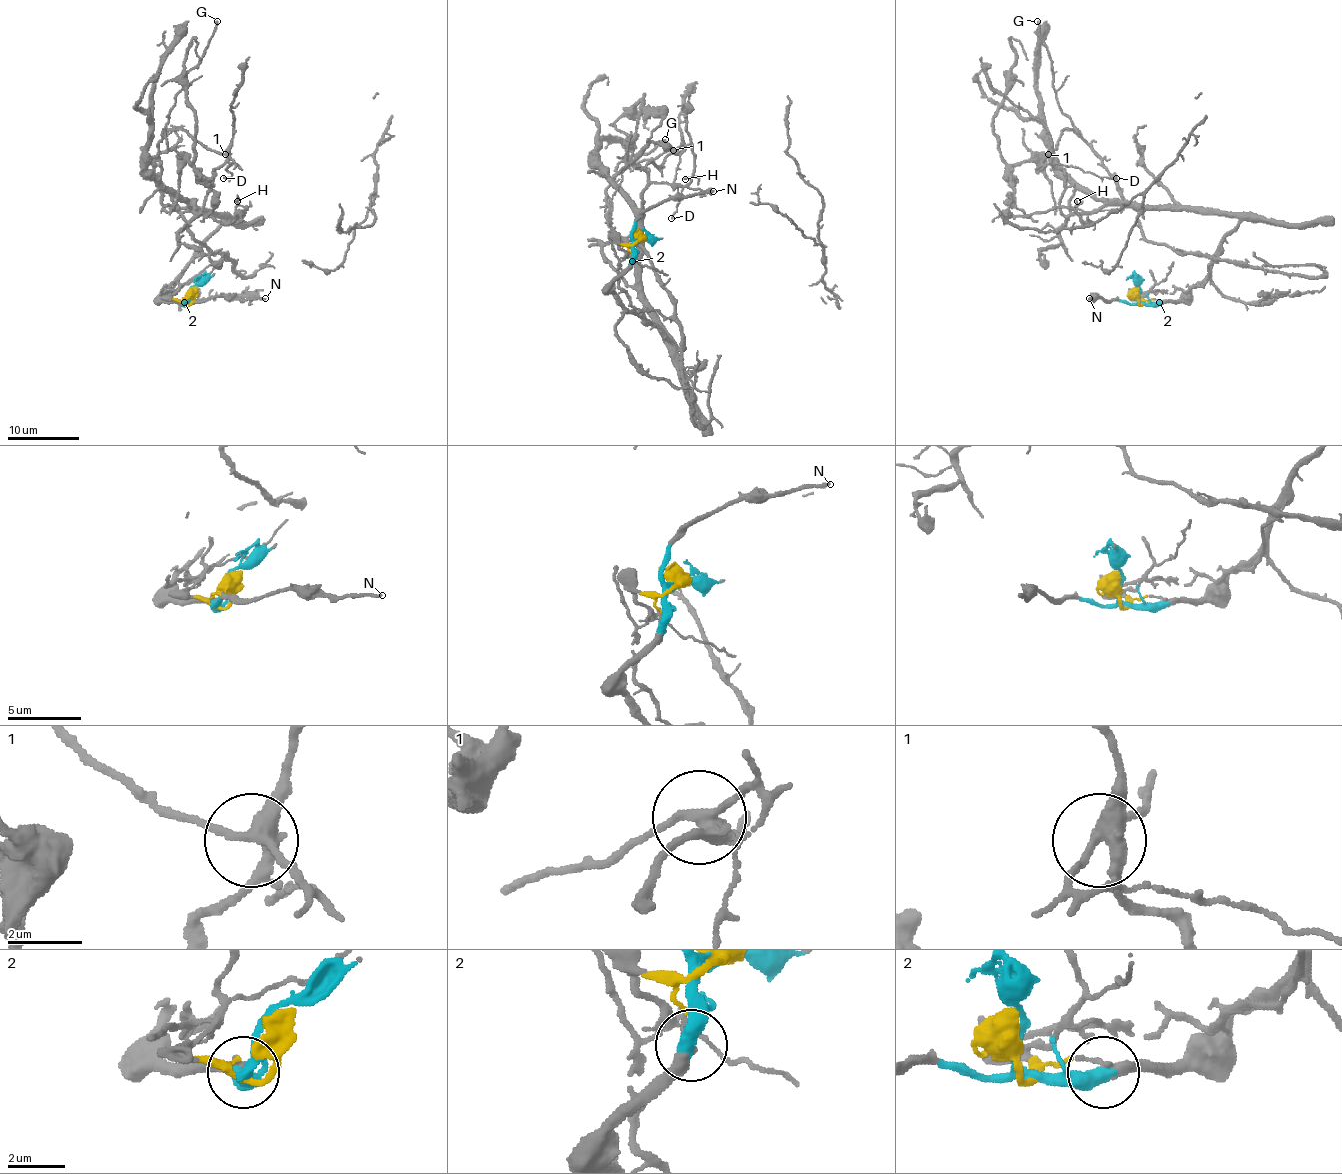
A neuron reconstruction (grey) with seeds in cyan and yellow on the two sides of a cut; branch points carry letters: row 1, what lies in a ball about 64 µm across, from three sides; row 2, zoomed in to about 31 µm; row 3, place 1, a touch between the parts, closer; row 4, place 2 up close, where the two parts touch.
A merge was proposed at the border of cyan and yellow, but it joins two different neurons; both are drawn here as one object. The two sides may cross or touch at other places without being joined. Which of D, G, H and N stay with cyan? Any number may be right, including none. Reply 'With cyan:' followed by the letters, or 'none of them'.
With cyan: H, N

